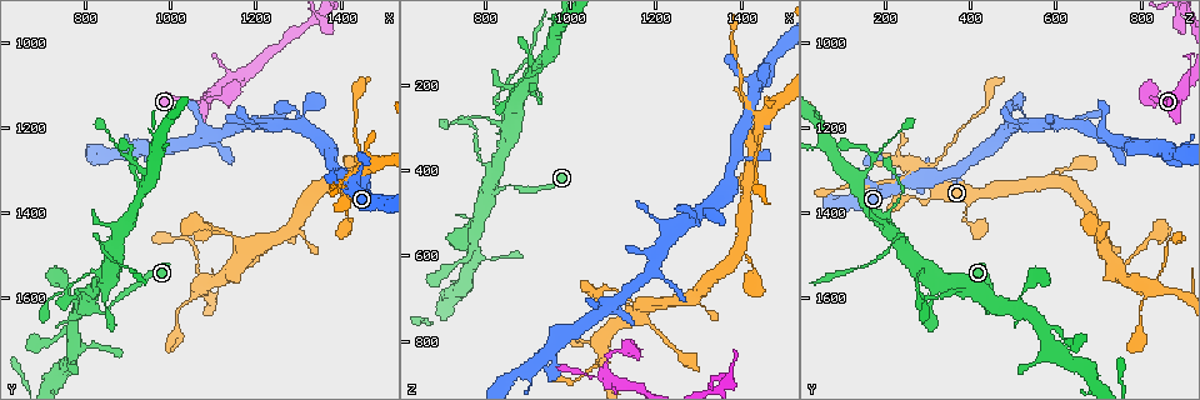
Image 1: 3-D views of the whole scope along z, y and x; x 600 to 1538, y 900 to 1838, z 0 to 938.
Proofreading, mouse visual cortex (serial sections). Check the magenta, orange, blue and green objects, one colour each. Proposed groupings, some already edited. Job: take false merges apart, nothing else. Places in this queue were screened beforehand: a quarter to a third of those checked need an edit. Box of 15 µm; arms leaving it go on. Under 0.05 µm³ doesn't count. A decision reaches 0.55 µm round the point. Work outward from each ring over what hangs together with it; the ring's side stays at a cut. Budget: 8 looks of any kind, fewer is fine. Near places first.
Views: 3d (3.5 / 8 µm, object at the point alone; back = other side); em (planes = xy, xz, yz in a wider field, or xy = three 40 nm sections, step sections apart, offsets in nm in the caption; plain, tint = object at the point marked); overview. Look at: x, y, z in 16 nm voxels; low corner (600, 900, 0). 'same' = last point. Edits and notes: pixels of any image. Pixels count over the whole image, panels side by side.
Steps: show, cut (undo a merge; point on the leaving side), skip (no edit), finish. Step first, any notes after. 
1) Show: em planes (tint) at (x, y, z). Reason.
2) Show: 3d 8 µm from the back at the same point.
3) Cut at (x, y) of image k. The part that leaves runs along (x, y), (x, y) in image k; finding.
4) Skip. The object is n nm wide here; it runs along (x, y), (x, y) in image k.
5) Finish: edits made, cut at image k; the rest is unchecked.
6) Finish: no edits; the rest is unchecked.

Show: 3d 8 µm from the back at (1080, 1140, 885). Thin arm on a thick one.

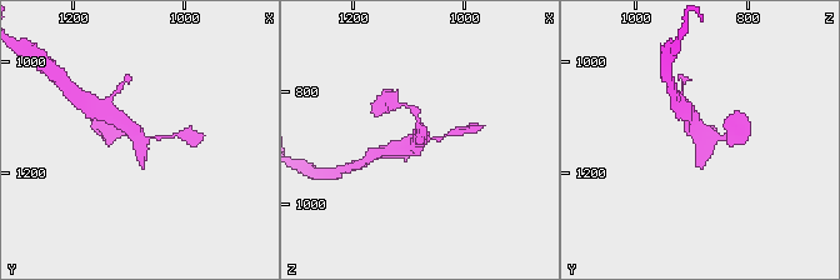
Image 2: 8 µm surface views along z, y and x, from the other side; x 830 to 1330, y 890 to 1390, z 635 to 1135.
Show: 3d 3.5 µm at (1080, 1140, 890).

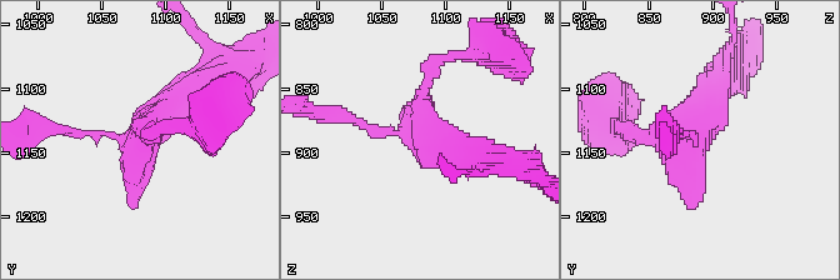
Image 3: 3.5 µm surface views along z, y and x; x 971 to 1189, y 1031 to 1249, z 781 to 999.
Show: em xy step 2 (tint) at (1078, 1138, 884).

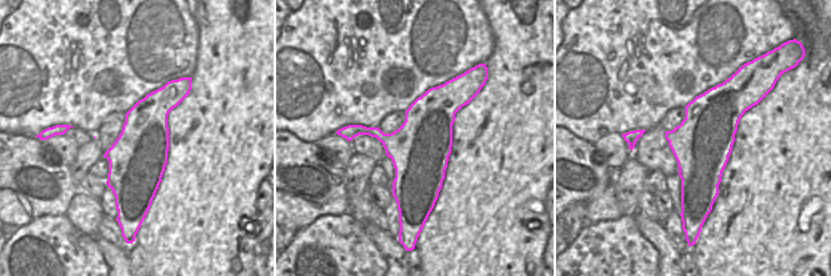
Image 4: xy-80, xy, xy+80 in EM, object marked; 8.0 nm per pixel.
Skip. The object is 480 nm wide here; it runs along (56, 130), (138, 138), (199, 84) in image 3; one cell here.

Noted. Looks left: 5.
Show: 3d 3.5 µm at (810, 1580, 400). Thin arm on a thick one.

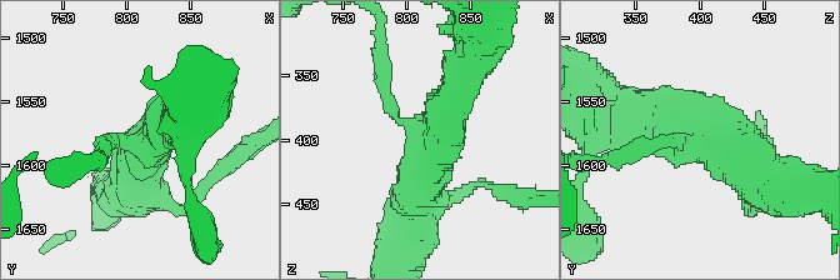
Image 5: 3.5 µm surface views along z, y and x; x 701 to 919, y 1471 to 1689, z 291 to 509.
Show: em xy step 1 (tint) at (816, 1582, 398).

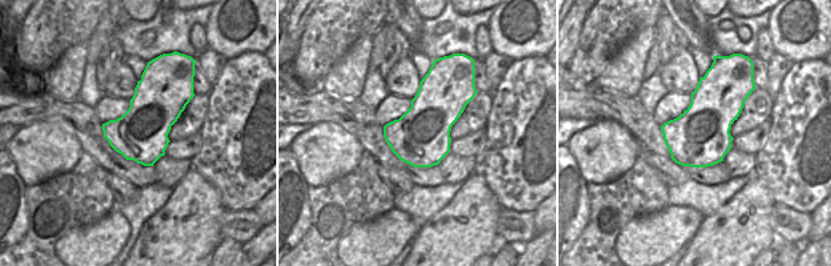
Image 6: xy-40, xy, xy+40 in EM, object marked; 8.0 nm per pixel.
Skip. It runs along (761, 196), (701, 116), (646, 111) in image 5; all the same cell.

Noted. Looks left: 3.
Show: 3d 3.5 µm at (850, 1480, 245). Three-way junction.

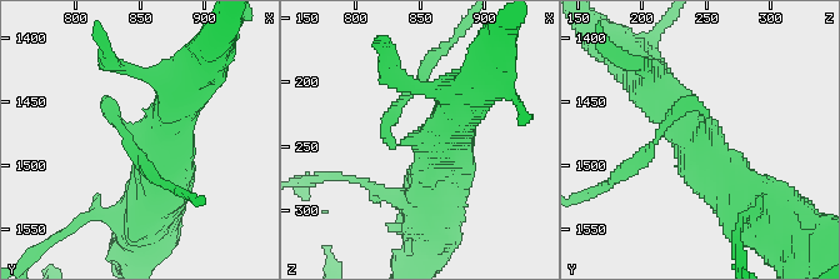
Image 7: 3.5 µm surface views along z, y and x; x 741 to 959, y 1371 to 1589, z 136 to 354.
Show: em planes (plain) at (850, 1482, 248). 3 arms meet here; the arms are 150, 600, 600 nm wide; need the tissue.

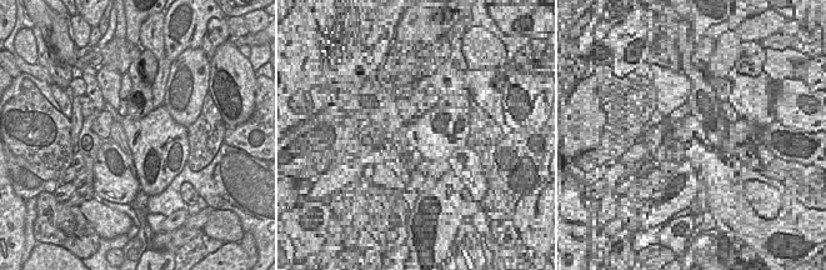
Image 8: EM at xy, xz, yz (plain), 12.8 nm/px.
Show: em planes (tint) at the same point.

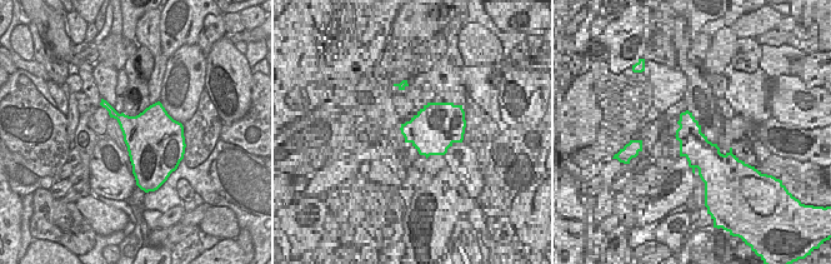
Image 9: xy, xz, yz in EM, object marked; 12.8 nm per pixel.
Skip. It runs along (755, 213), (710, 168), (653, 83) in image 7; all the same cell.

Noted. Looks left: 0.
Finish: no edits; the rest is unchecked.

